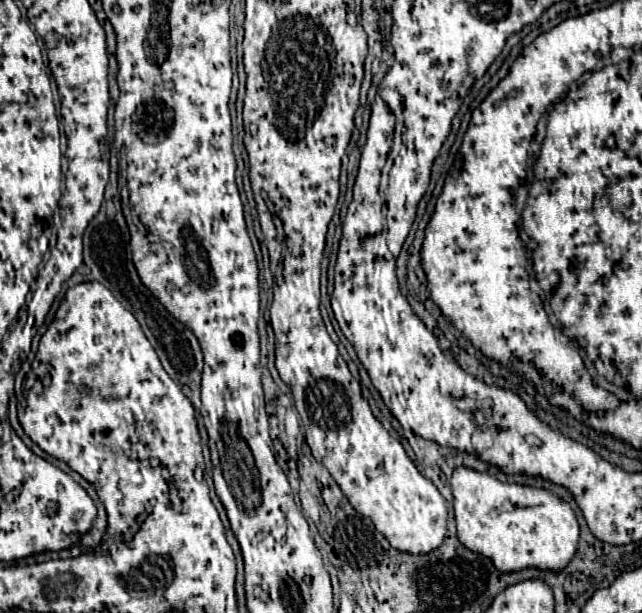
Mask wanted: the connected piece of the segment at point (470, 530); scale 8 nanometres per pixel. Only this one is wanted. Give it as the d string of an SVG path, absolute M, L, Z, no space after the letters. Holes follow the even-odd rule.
M467 466L453 470L451 492L455 496L453 508L459 540L469 550L491 558L499 570L513 572L527 566L561 570L573 558L579 522L573 508L557 494L529 484L505 484L487 472ZM507 502L511 506L503 508Z

